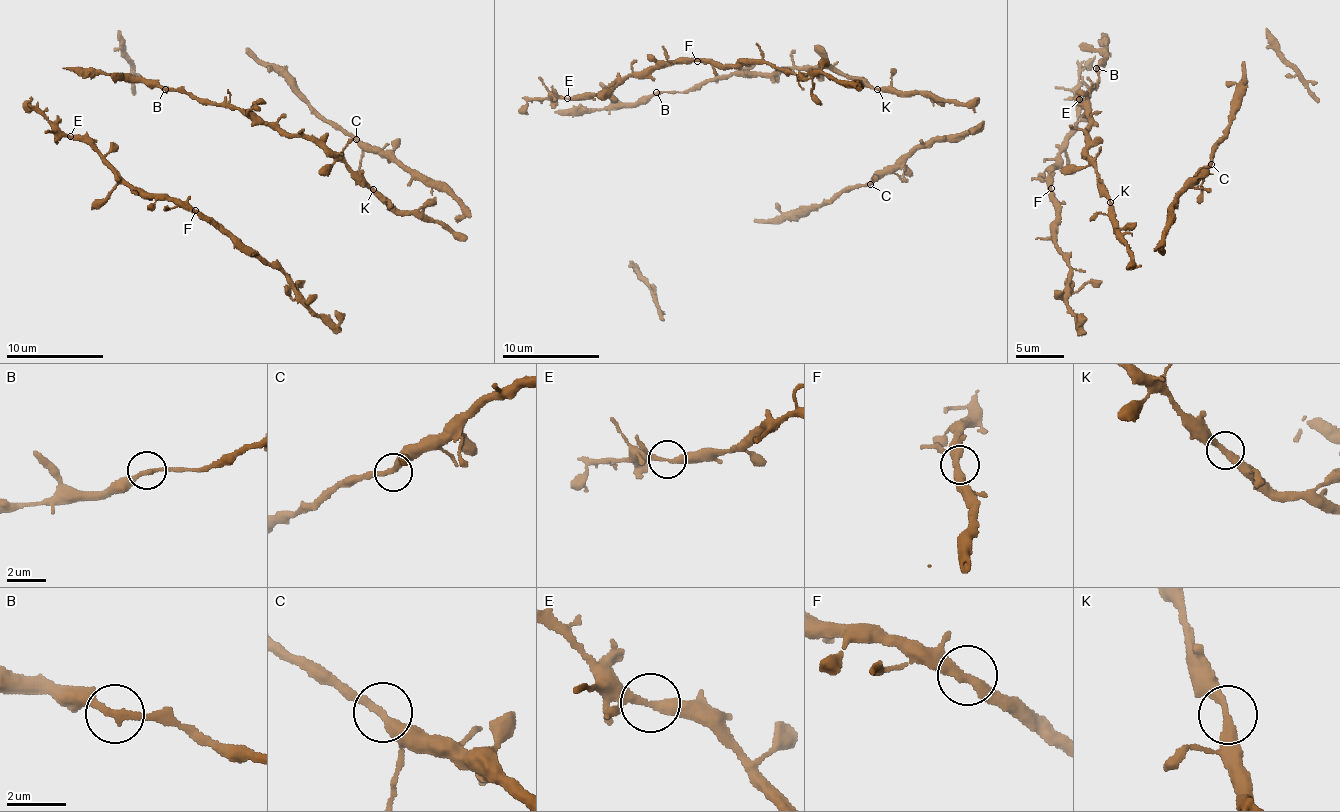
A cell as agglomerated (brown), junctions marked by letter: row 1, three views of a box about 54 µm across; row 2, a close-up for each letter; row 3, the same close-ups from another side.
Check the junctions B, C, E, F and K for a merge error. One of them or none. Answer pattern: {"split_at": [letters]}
{"split_at": []}

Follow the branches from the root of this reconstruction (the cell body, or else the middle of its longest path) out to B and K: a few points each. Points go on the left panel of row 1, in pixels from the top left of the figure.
B: (293, 136), (284, 136), (276, 128), (264, 123), (254, 124), (239, 109), (202, 104), (189, 93), (165, 89)
K: (293, 136), (313, 135), (373, 189)

